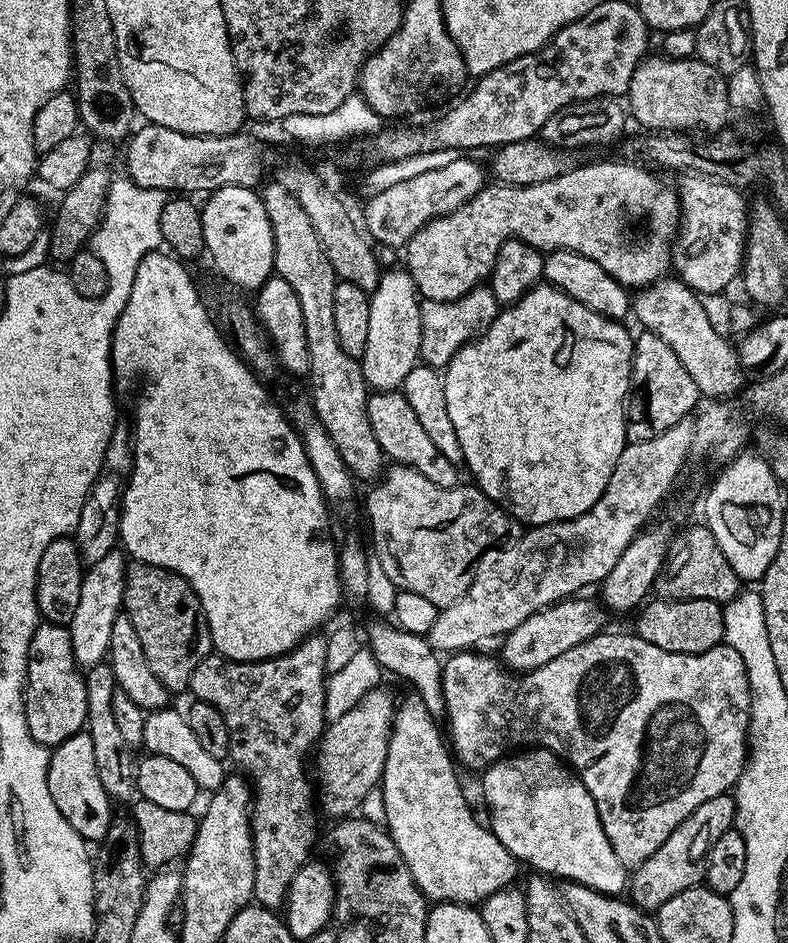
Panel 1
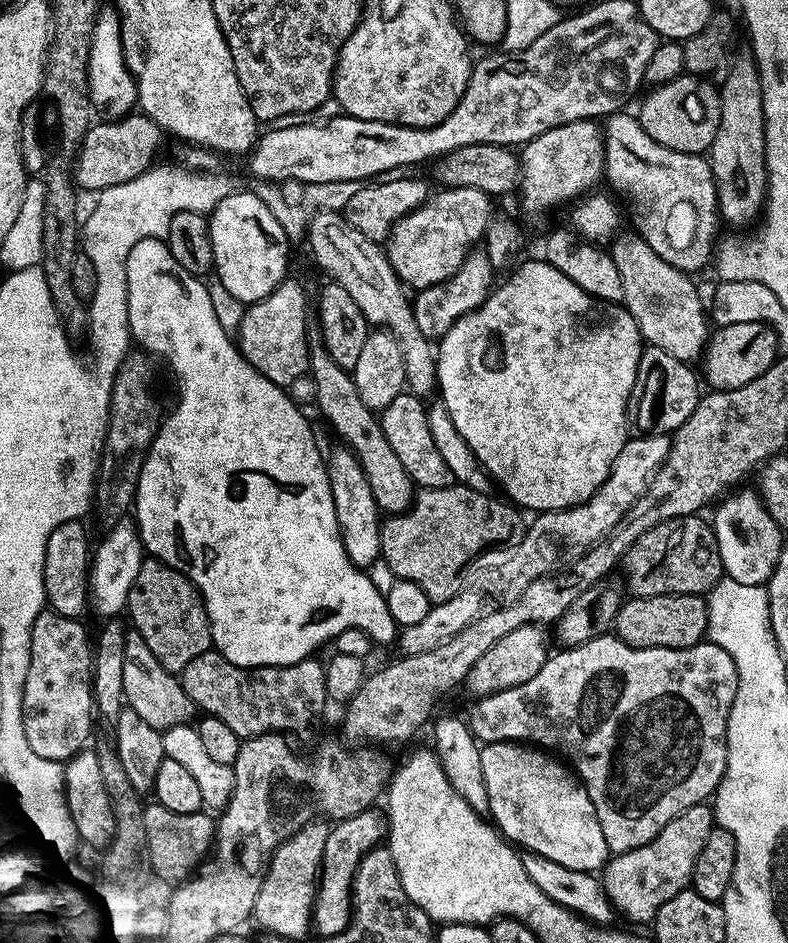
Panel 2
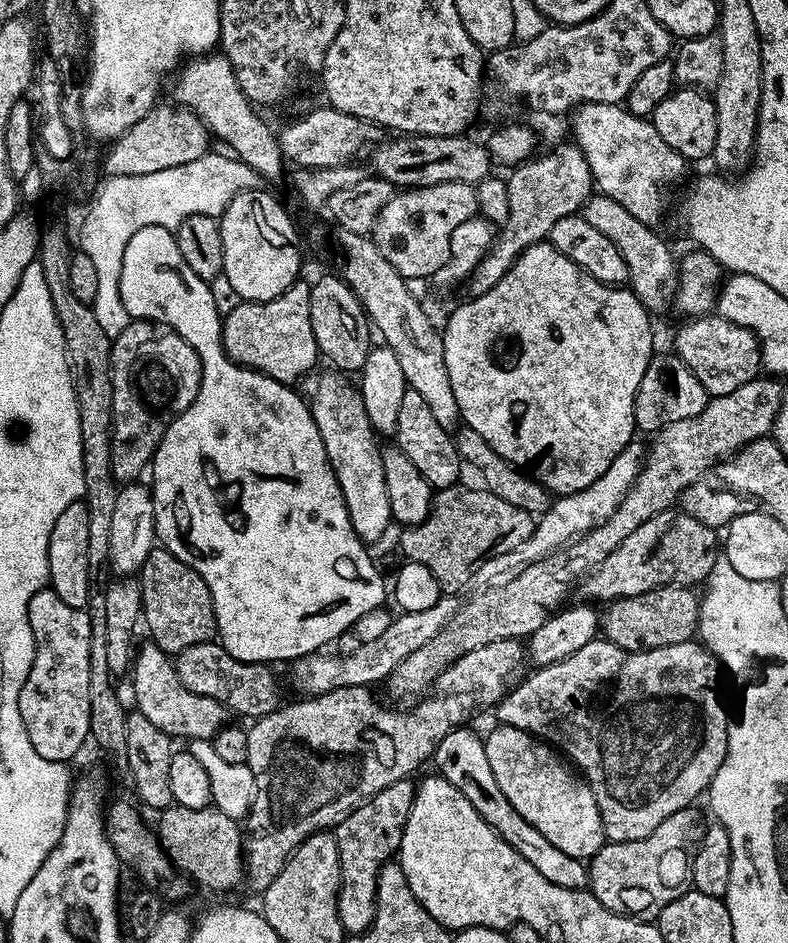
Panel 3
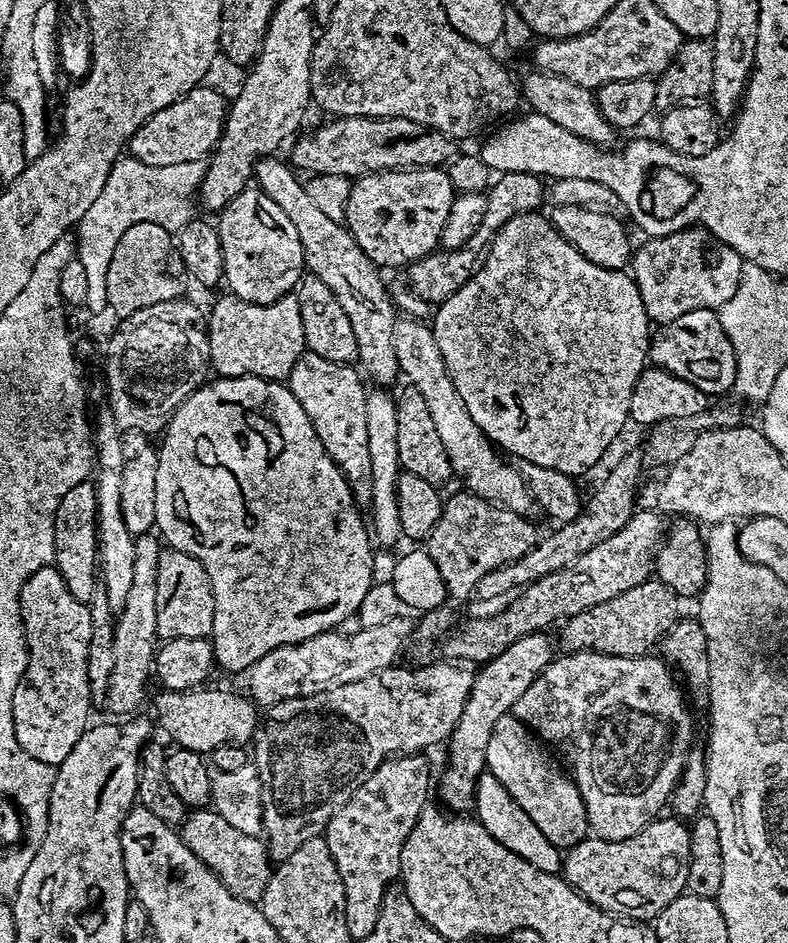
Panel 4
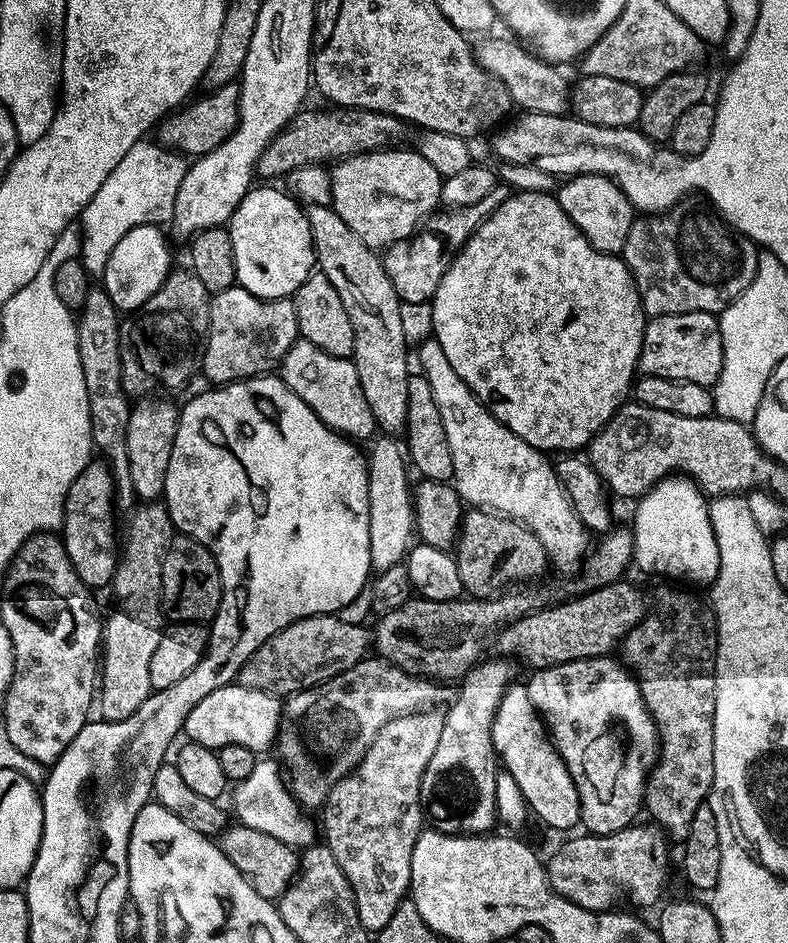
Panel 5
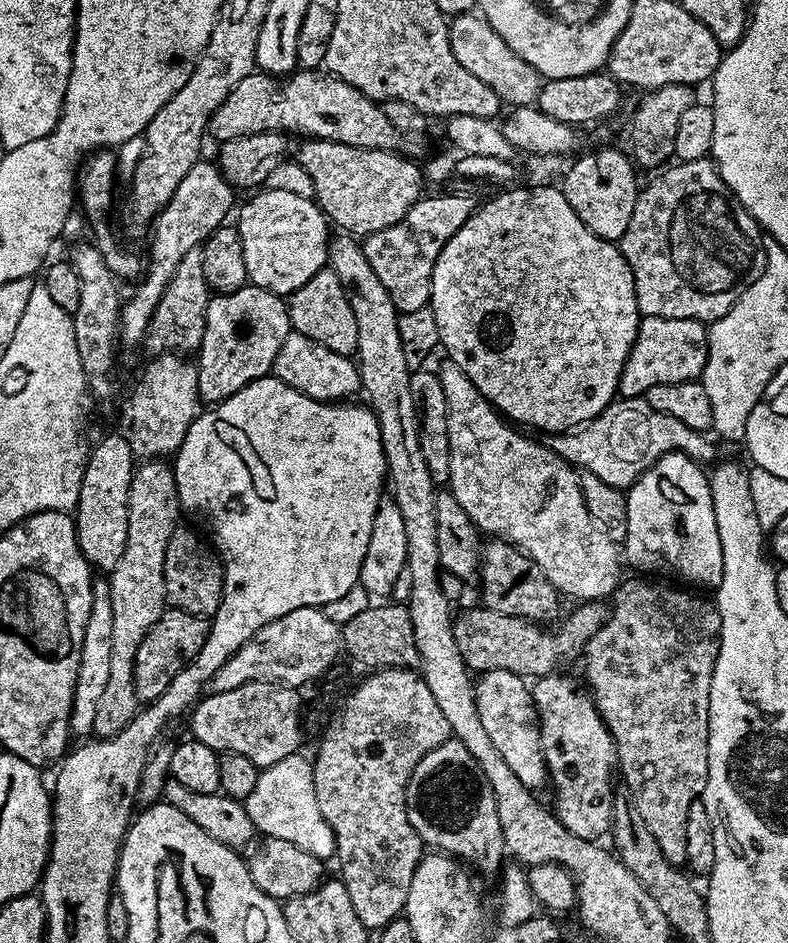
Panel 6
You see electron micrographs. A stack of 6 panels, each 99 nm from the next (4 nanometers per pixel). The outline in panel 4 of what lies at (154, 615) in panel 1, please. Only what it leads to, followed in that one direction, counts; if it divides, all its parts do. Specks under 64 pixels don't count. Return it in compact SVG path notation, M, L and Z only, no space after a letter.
M165 547L158 562L158 637L161 641L174 638L208 638L212 635L216 599L214 586L206 566L197 558L177 548Z

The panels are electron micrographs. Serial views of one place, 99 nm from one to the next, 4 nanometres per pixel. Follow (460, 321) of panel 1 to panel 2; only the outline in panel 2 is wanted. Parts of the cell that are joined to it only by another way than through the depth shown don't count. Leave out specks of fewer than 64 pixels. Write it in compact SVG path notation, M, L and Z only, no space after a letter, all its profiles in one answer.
M473 250L468 253L456 273L446 278L446 282L438 282L429 288L419 289L412 300L412 313L422 334L433 342L439 341L460 318L478 310L478 306L482 306L482 302L486 302L486 298L492 293L492 275L494 269L488 261L487 251Z

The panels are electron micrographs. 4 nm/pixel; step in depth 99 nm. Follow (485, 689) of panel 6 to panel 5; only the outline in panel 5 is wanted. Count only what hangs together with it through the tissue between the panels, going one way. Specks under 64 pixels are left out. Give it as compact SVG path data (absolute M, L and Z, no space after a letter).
M513 683L512 687L504 692L504 697L492 718L492 748L497 754L503 771L510 773L517 782L527 809L533 817L537 816L546 827L556 830L566 830L580 824L580 799L568 773L568 767L556 752L556 745L552 743L540 713L530 702L530 694L523 683Z

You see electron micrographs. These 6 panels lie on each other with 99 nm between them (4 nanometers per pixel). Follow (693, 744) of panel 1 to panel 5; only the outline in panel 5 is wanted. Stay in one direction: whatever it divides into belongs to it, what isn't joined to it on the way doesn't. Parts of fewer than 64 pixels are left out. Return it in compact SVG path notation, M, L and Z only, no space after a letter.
M607 655L566 662L533 671L532 677L526 680L530 702L540 713L544 727L552 743L556 745L556 752L564 759L570 778L578 780L576 790L582 790L580 802L586 802L580 804L580 814L594 818L585 822L583 827L593 836L614 834L635 821L632 819L642 812L648 773L656 767L660 751L656 723L644 705L635 675L619 659L612 659L611 655Z

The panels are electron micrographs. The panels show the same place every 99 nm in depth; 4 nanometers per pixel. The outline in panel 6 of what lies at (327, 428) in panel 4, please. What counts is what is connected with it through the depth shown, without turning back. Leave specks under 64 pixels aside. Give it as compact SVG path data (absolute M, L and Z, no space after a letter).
M289 331L286 342L282 342L278 350L278 358L274 358L271 375L286 386L325 402L344 402L361 391L360 369L352 356L334 354L334 350L326 350L326 346L318 346L314 338L293 331Z

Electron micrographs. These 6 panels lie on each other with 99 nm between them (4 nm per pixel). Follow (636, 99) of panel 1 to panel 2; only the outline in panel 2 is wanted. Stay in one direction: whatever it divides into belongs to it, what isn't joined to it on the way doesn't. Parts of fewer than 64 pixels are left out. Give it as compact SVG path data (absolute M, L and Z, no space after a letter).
M685 74L665 84L657 84L649 92L652 93L640 104L638 119L642 130L646 130L654 142L695 156L711 149L720 121L720 93L713 81Z

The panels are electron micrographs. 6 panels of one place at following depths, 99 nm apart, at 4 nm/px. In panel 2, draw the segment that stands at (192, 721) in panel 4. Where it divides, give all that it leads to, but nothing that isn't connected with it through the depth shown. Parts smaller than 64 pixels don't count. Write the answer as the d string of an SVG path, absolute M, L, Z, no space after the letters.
M134 630L128 632L122 686L127 707L132 708L134 714L140 715L150 726L163 730L189 723L193 719L194 705L183 683L161 666L158 658L154 658L154 653L150 651L150 646L146 646L144 639Z

